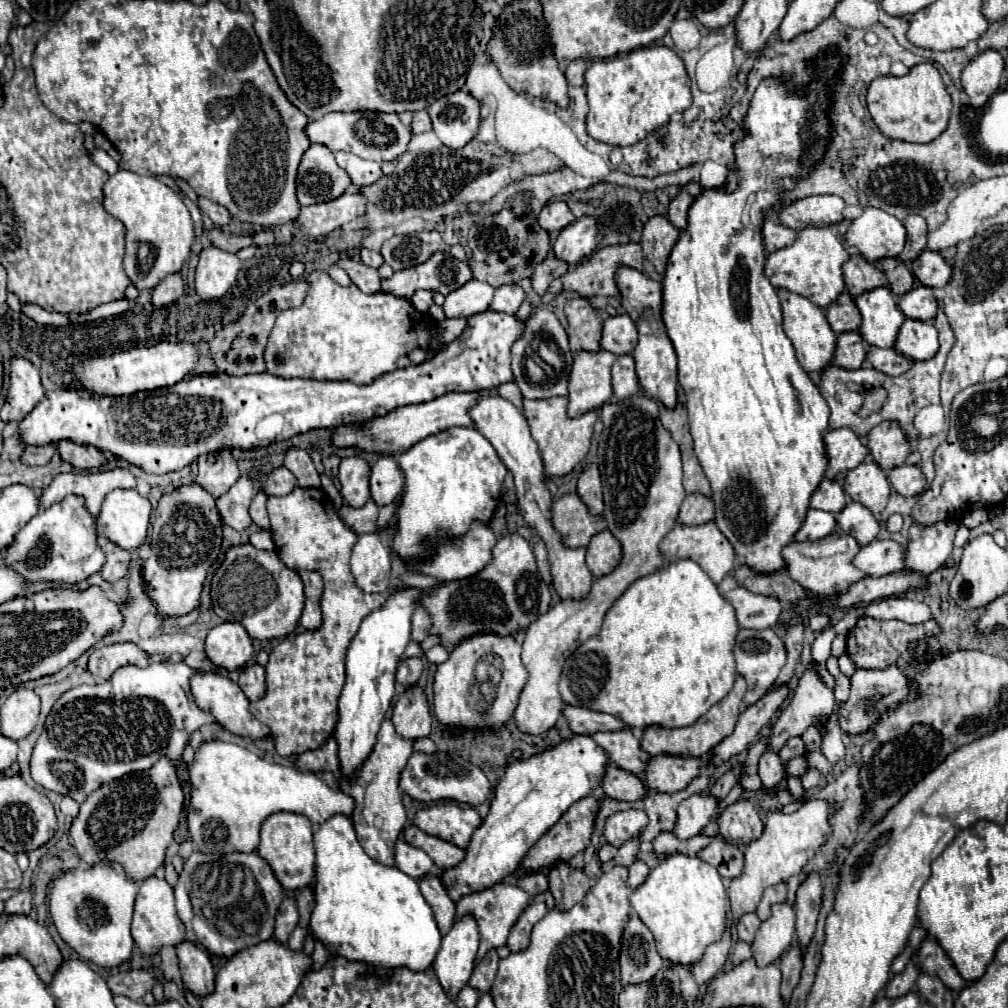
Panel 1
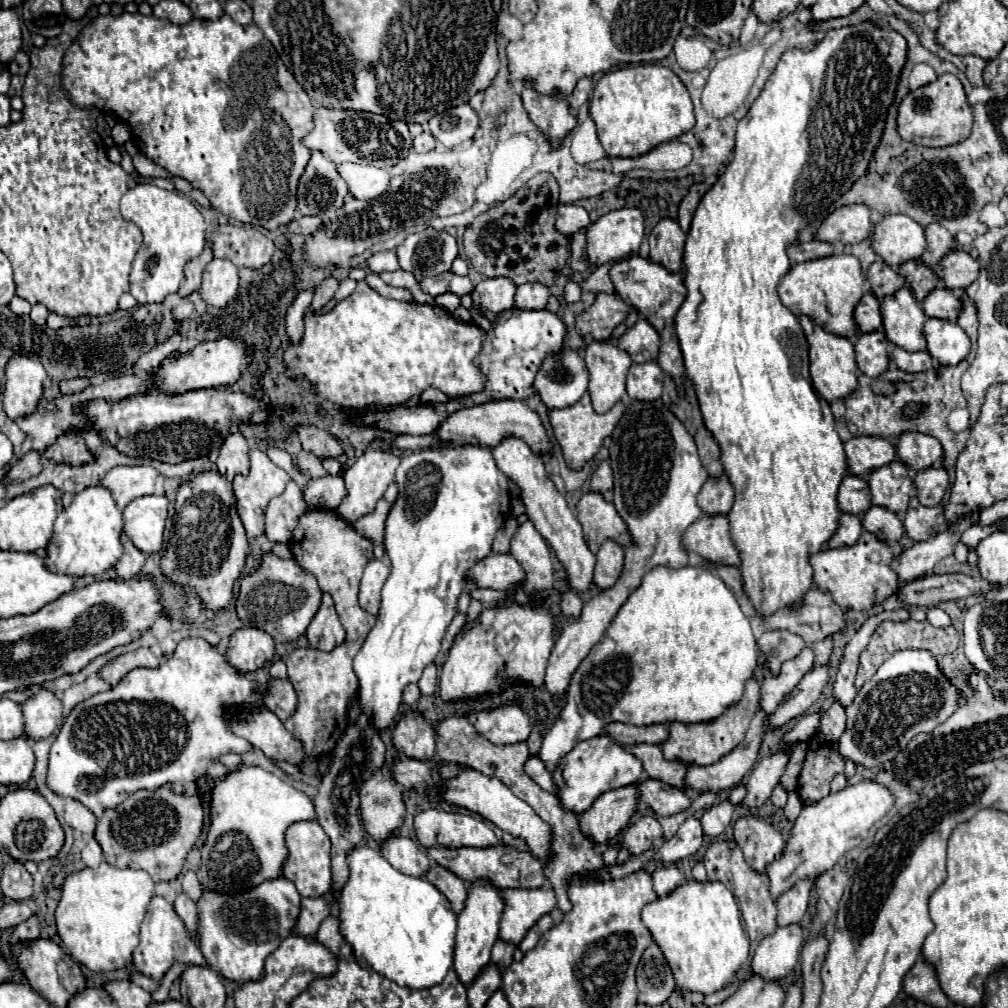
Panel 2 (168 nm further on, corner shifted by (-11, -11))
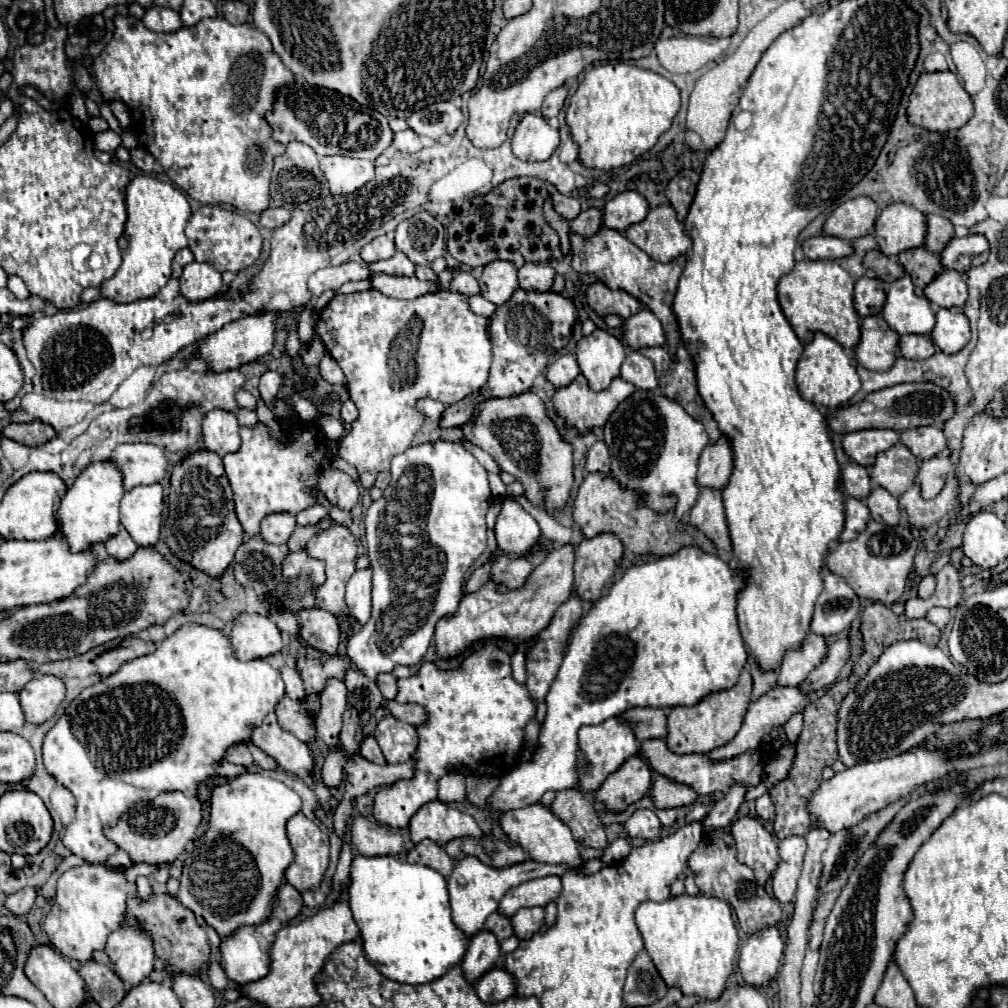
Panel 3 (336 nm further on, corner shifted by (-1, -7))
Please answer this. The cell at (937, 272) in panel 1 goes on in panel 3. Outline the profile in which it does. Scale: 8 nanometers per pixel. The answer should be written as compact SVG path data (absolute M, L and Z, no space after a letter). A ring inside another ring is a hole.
M970 234L964 238L952 238L942 250L942 268L956 270L960 274L968 272L972 266L984 264L988 258L988 242L980 234Z

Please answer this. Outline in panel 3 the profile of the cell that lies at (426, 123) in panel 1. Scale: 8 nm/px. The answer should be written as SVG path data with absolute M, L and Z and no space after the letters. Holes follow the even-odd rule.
M410 128L404 130L404 132L396 132L392 144L394 144L394 148L398 148L404 154L414 154L414 152L422 150L420 136L414 130L410 130Z

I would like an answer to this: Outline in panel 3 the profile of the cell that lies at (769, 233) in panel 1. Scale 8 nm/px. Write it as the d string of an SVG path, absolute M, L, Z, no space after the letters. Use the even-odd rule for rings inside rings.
M816 236L802 242L802 252L810 260L838 260L852 254L852 246L846 240L834 236Z

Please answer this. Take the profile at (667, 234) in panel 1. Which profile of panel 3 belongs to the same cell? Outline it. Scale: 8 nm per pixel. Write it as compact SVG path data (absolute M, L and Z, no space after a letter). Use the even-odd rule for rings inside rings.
M670 204L652 208L648 216L642 222L632 224L624 236L656 262L670 262L678 256L686 256L692 248L692 242L686 236L684 226L676 220L676 212Z

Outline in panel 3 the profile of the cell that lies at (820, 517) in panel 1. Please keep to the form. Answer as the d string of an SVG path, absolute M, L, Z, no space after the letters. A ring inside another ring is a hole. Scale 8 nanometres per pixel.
M846 498L844 504L846 504L846 510L844 510L846 520L844 520L844 530L840 534L840 542L850 542L866 528L870 512L868 512L864 500Z

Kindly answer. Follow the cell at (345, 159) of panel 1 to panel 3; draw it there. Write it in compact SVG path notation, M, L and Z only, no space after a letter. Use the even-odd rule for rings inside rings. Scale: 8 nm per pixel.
M326 156L320 158L320 168L330 184L330 192L346 196L374 180L374 164L368 160L348 156Z

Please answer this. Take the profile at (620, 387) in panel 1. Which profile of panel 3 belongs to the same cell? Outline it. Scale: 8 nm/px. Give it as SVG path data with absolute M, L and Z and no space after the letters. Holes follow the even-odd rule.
M628 352L622 364L622 380L634 384L640 390L654 390L658 386L652 362L640 352Z

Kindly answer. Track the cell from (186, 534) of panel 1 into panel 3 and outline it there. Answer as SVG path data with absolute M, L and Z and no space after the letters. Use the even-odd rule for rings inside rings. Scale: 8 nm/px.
M200 450L186 456L182 464L174 466L170 476L168 510L164 534L170 552L178 560L188 562L192 568L208 574L210 578L220 578L232 564L234 554L242 544L244 532L234 514L232 488L218 454Z

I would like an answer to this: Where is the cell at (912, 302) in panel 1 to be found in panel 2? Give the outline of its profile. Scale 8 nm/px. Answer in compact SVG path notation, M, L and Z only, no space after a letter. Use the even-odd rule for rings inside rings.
M936 288L926 296L926 300L922 302L922 308L924 312L928 312L928 316L956 320L962 312L962 300L954 296L954 292L948 288Z

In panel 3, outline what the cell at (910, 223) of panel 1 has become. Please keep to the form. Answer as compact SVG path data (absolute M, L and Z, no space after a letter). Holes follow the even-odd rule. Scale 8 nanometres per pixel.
M934 214L926 216L924 248L928 252L934 252L938 256L944 250L944 246L950 242L952 236L954 236L954 226L950 224L950 220L946 220L942 216L934 216Z

